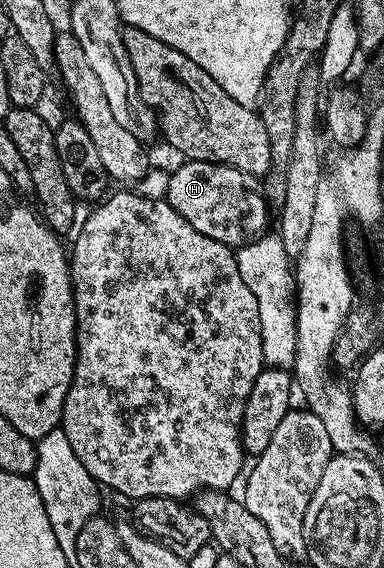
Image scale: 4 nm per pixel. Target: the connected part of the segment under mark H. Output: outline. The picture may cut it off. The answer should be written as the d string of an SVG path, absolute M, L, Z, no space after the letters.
M184 160L181 163L176 171L168 174L167 202L186 224L190 224L190 228L198 228L202 236L210 236L210 240L218 240L233 248L239 247L246 238L244 205L248 202L248 194L244 191L245 174L217 162Z

